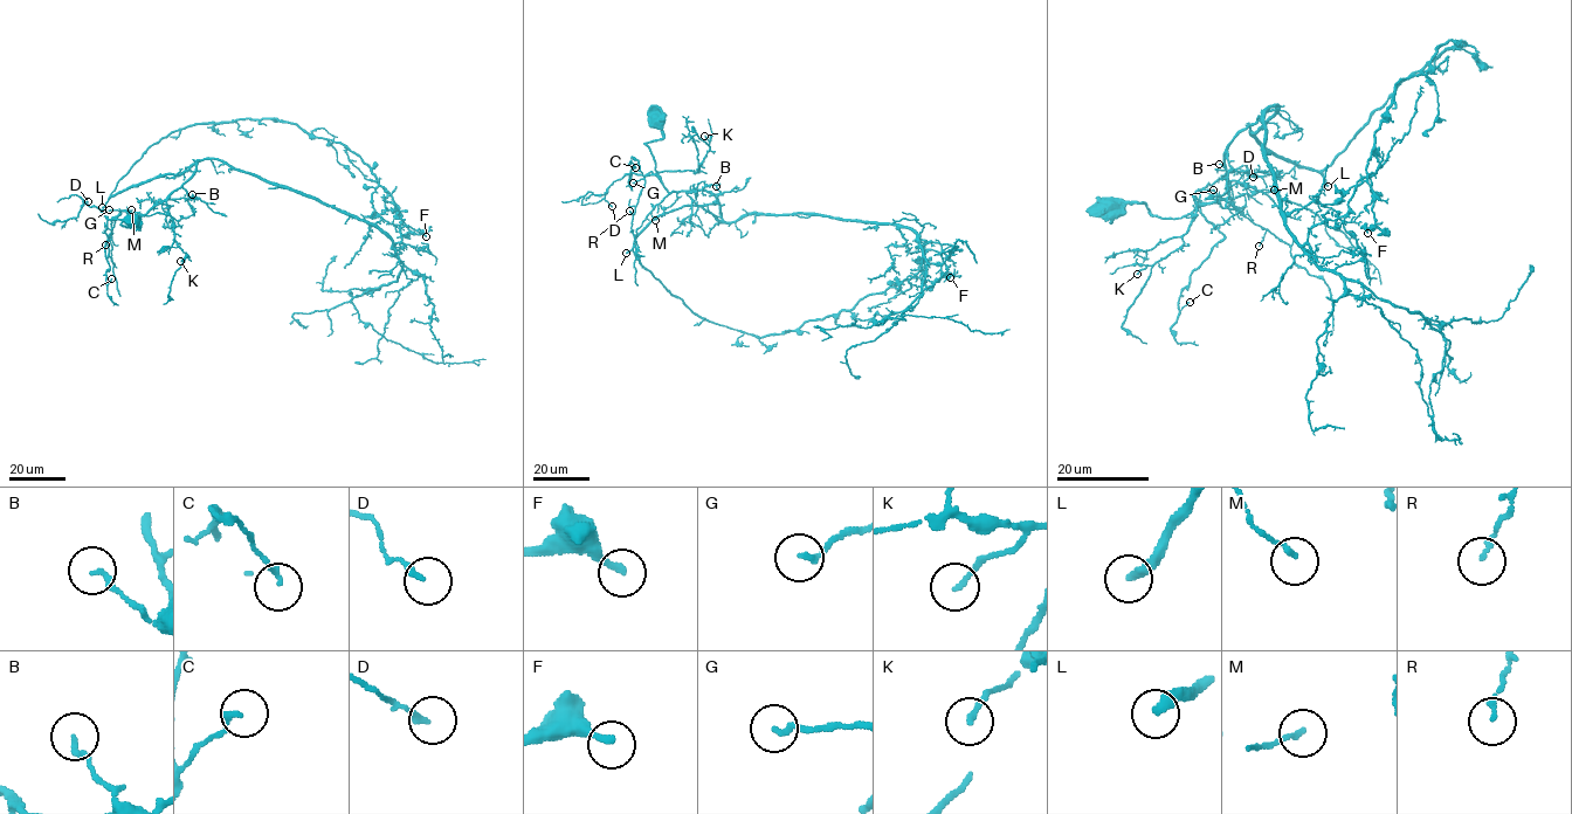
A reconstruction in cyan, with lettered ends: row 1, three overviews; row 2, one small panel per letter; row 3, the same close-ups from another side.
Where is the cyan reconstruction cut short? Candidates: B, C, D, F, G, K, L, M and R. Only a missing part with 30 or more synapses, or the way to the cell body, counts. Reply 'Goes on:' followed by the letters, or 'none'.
Goes on: L

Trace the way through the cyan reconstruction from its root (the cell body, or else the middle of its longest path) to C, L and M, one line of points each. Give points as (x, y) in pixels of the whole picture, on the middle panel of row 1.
C: (655, 118), (662, 137), (645, 144), (656, 172), (633, 173), (631, 188), (629, 160), (635, 167)
L: (655, 118), (662, 137), (645, 144), (662, 185), (711, 192), (721, 219), (678, 207), (626, 253)
M: (655, 118), (662, 137), (645, 144), (668, 192), (650, 212), (655, 220)

